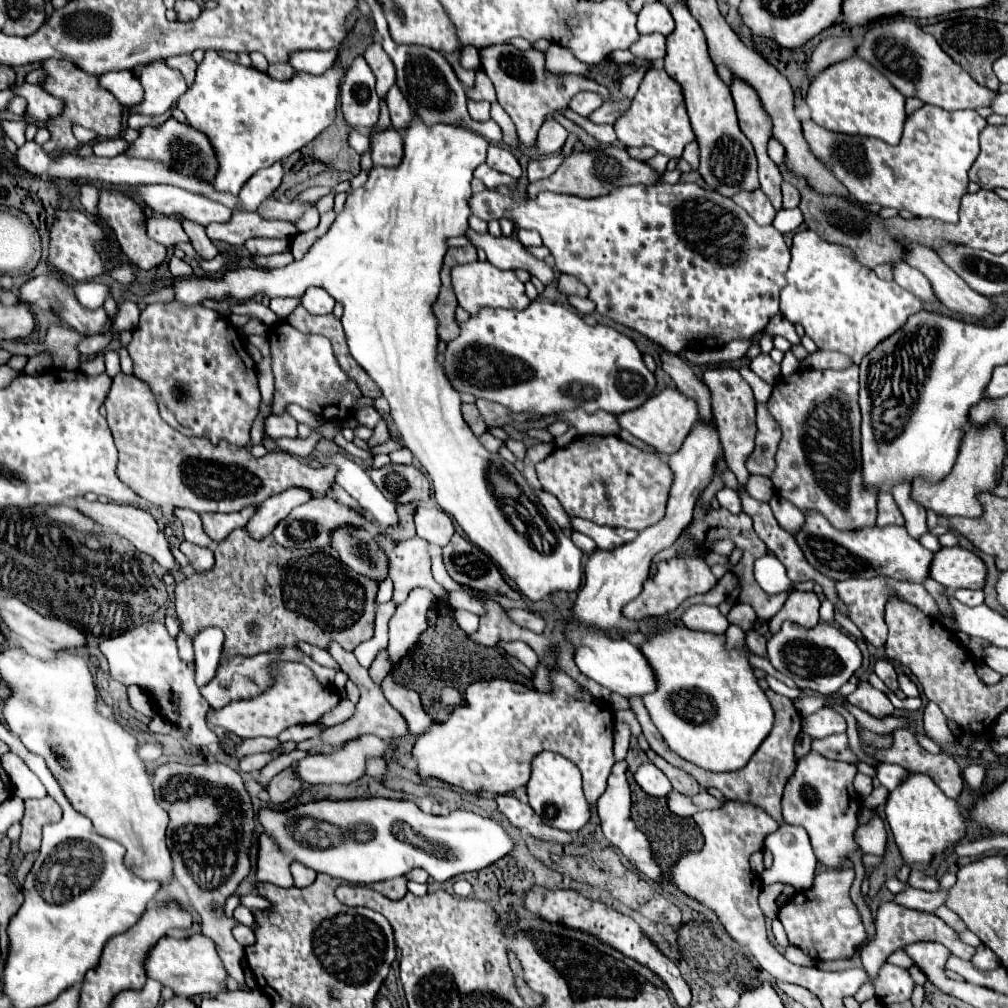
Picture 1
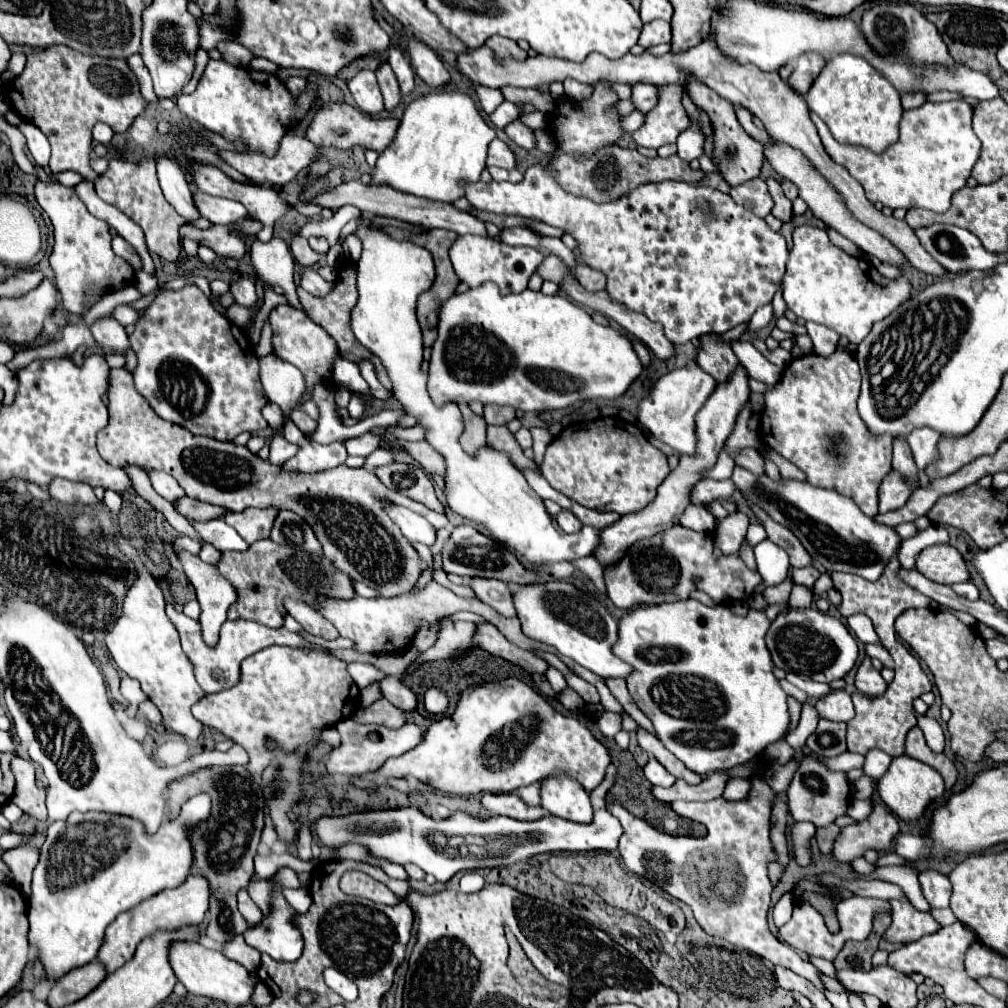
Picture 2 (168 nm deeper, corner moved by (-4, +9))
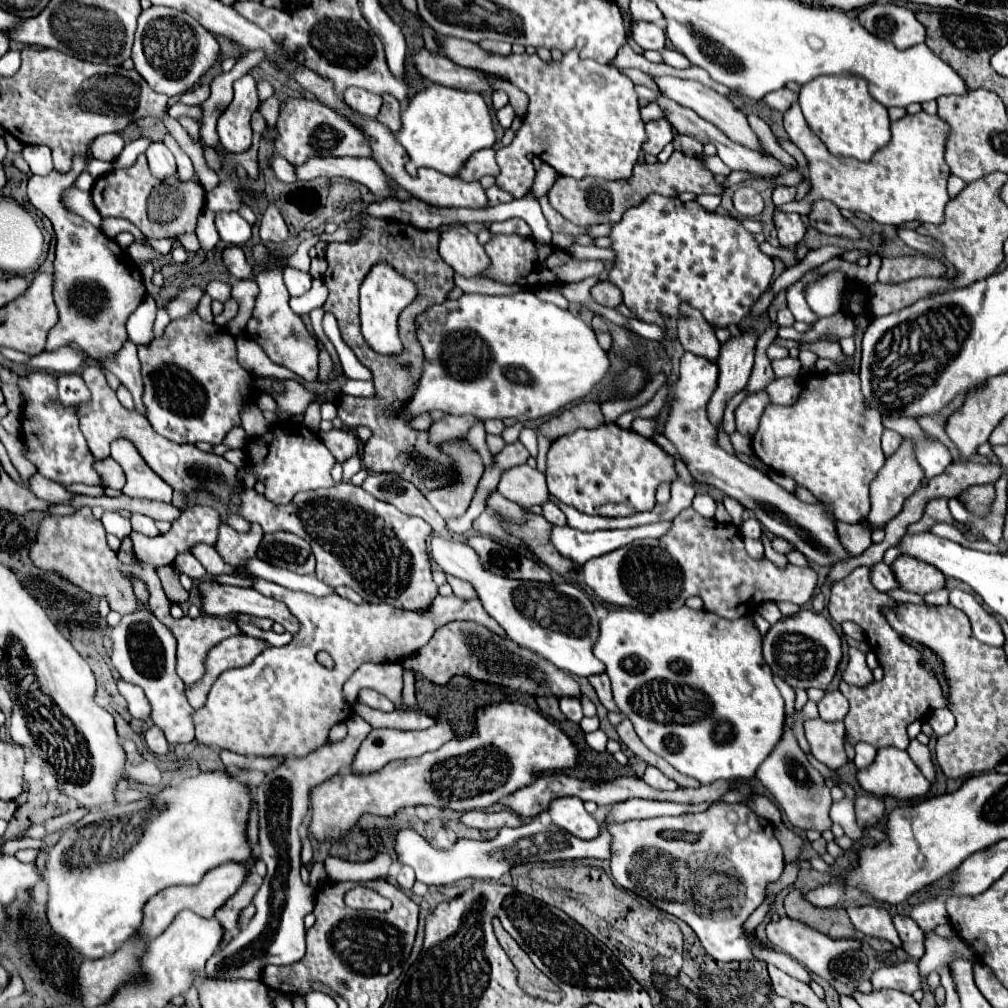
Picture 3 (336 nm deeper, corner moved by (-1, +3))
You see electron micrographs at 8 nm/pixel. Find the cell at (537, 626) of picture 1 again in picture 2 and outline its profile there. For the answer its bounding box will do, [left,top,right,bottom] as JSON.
[467,577,515,617]

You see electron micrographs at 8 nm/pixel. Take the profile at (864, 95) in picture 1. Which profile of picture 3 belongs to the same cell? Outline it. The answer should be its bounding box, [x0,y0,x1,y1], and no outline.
[800,75,890,161]

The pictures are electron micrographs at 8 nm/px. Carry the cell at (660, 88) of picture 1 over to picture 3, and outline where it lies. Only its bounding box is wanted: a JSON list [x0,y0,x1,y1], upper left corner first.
[644,119,672,155]

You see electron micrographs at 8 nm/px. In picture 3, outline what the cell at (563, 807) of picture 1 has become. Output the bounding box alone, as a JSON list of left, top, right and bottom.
[548,797,600,839]

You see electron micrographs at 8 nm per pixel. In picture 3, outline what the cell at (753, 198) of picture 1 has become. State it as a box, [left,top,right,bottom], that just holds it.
[732,187,764,217]

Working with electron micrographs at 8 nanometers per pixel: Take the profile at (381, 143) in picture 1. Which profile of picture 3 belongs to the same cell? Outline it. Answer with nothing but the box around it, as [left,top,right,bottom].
[274,99,372,165]

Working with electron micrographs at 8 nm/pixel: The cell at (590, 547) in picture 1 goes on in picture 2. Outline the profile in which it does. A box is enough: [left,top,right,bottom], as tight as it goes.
[557,509,581,533]

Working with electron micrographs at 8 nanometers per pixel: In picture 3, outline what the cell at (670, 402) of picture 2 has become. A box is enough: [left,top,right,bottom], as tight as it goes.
[662,353,852,567]

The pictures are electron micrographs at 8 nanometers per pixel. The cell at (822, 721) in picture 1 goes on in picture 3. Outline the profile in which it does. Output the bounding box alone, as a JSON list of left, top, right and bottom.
[818,691,848,721]

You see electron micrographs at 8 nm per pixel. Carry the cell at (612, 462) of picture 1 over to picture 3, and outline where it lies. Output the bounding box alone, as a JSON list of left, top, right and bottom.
[546,423,674,515]

